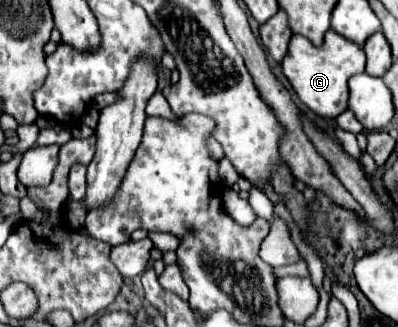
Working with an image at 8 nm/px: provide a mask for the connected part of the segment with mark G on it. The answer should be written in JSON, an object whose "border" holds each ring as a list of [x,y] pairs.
{"border":[[[328,31],[322,47],[314,47],[306,37],[294,35],[290,39],[290,47],[286,57],[282,59],[282,73],[290,81],[298,99],[318,117],[334,119],[348,107],[348,85],[346,81],[352,75],[364,71],[366,55],[360,45],[344,39],[336,31]]]}

